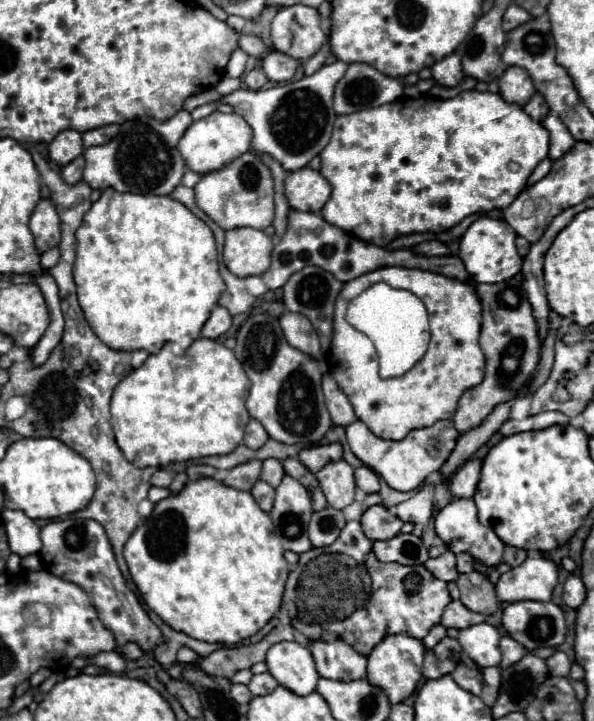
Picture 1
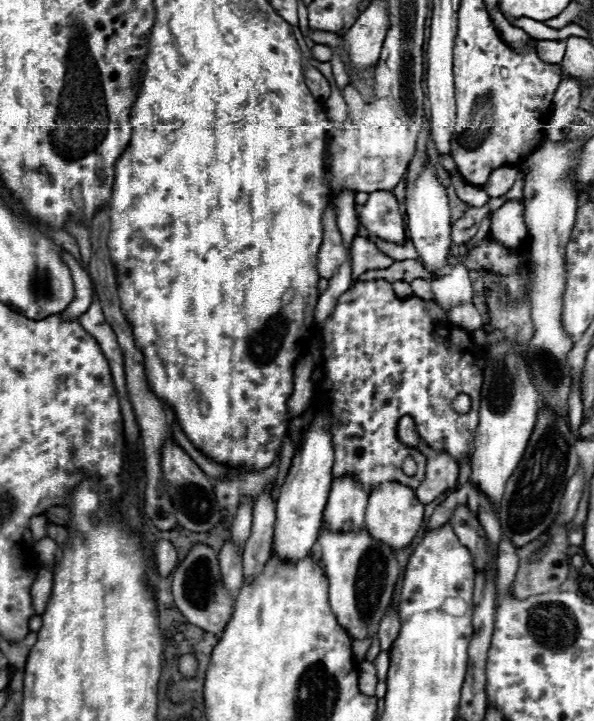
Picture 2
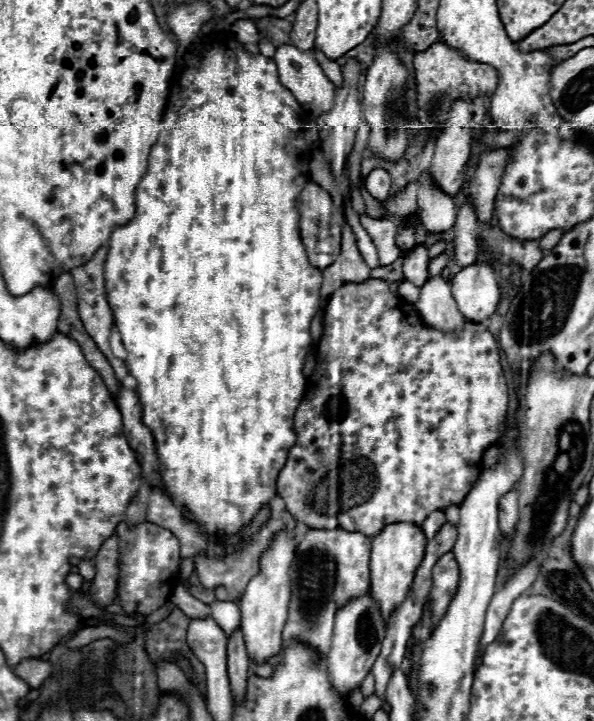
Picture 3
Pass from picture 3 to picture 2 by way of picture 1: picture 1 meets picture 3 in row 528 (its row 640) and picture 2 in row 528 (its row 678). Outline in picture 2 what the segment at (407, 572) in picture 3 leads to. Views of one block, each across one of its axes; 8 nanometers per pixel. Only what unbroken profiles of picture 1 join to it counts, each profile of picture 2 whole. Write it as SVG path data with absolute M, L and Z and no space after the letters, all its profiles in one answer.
M382 482L378 484L368 498L366 508L366 528L372 538L380 538L380 542L388 542L394 550L400 550L412 542L420 524L424 520L424 504L416 498L416 492L410 486L400 482Z

